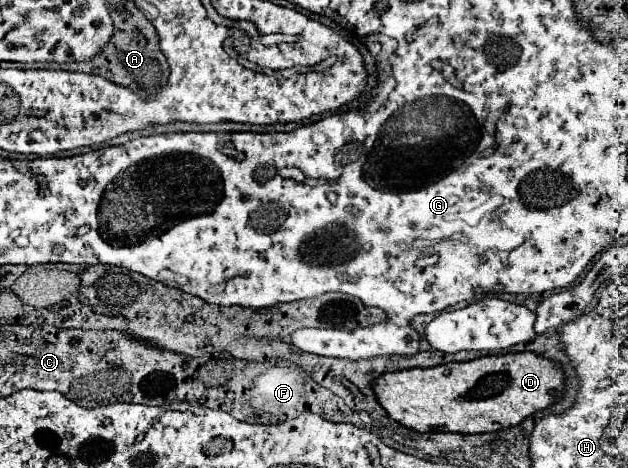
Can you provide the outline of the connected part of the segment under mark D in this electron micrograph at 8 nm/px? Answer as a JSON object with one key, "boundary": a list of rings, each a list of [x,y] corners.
{"boundary":[[[533,352],[519,354],[495,354],[483,356],[469,362],[449,362],[431,368],[411,368],[399,372],[385,372],[371,382],[377,402],[383,410],[415,432],[459,432],[459,434],[481,434],[509,428],[525,420],[537,410],[551,406],[563,390],[563,372],[555,362],[537,356]]]}

